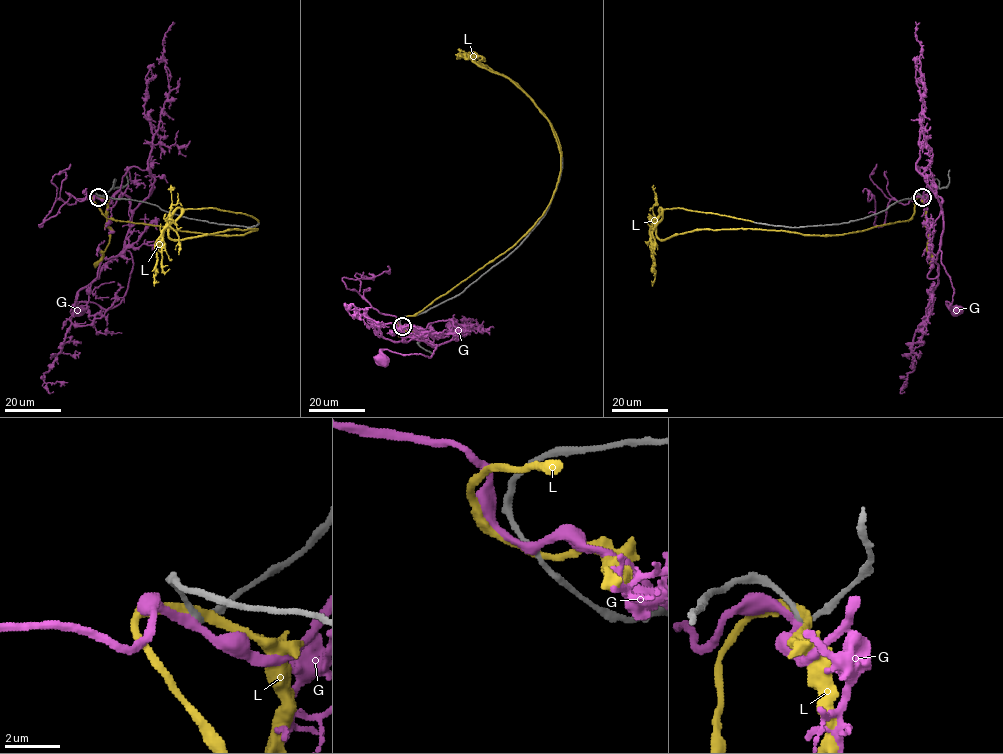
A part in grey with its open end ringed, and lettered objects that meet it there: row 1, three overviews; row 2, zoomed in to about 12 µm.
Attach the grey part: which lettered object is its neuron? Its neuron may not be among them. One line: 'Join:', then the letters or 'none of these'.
Join: L

